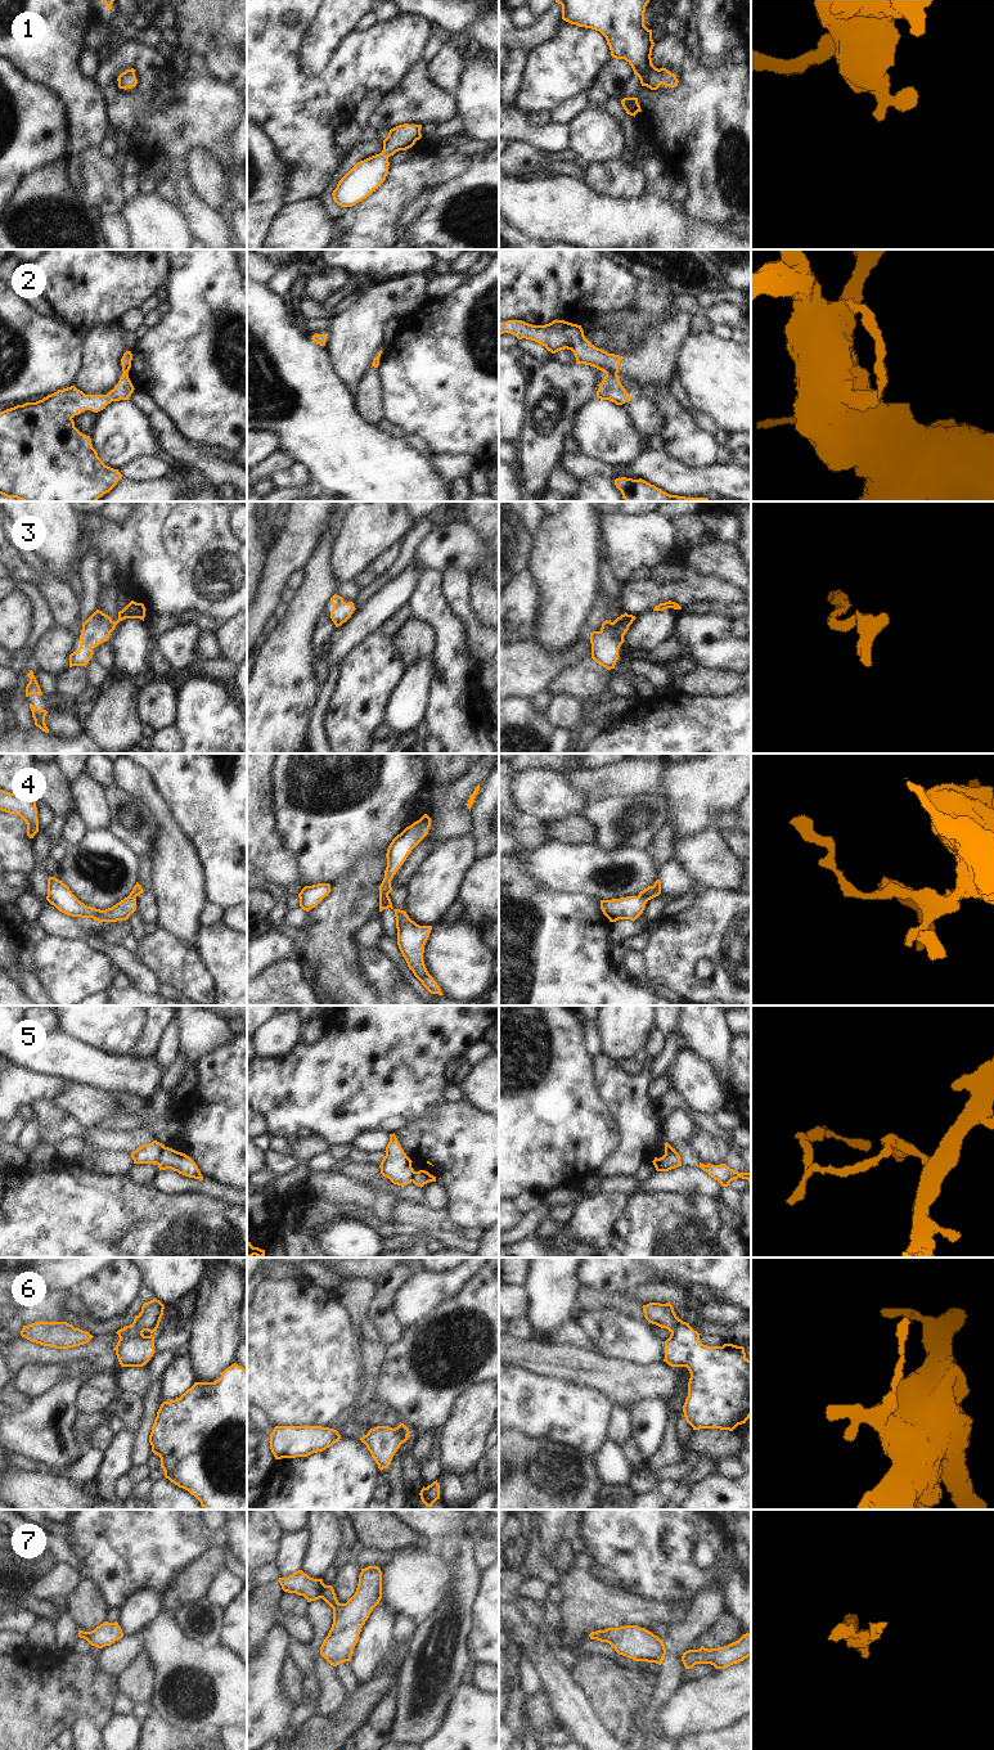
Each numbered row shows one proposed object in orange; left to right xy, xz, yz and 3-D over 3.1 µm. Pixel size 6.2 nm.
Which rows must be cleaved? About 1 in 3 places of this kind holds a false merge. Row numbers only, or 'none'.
2, 4, 5, 6

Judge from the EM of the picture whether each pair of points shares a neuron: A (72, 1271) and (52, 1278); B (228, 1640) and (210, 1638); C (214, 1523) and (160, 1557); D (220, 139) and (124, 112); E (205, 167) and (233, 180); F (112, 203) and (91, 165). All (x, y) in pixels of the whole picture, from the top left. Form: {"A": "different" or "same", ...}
{"A": "same", "B": "different", "C": "different", "D": "same", "E": "different", "F": "same"}

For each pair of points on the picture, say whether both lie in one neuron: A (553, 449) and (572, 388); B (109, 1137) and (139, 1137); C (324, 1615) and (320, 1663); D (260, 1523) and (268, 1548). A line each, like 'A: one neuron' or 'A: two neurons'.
A: one neuron
B: one neuron
C: one neuron
D: one neuron

